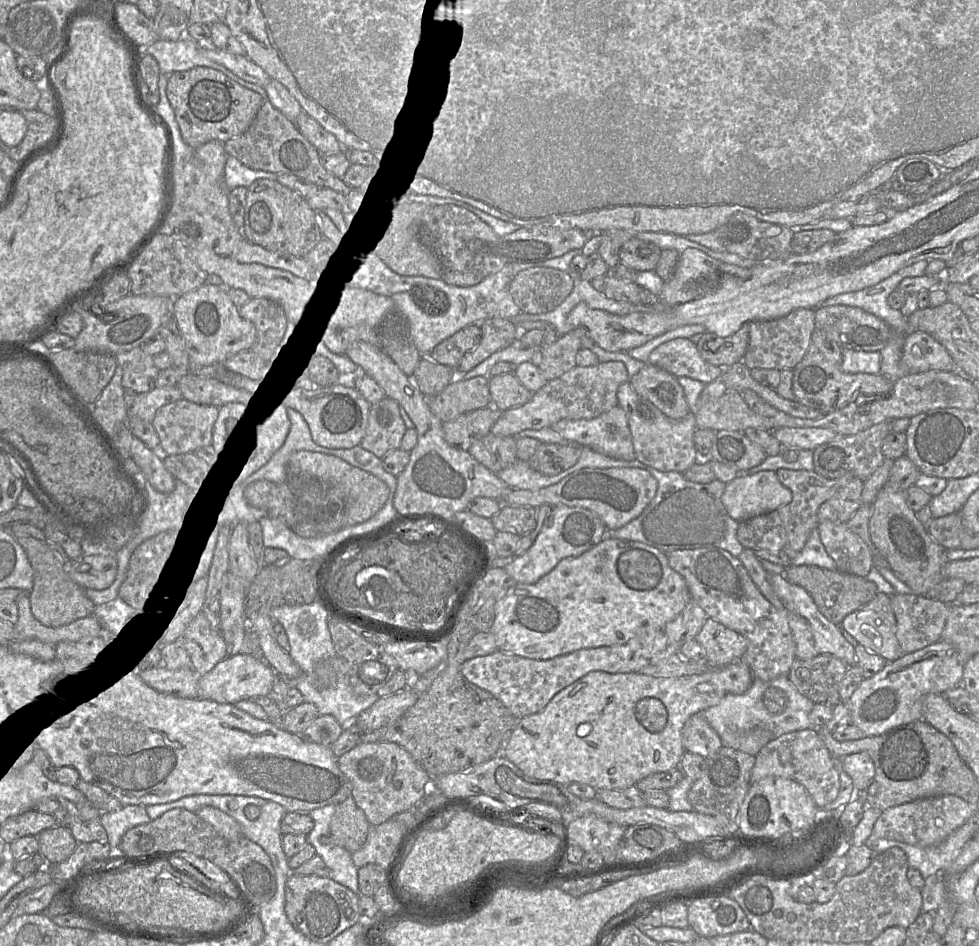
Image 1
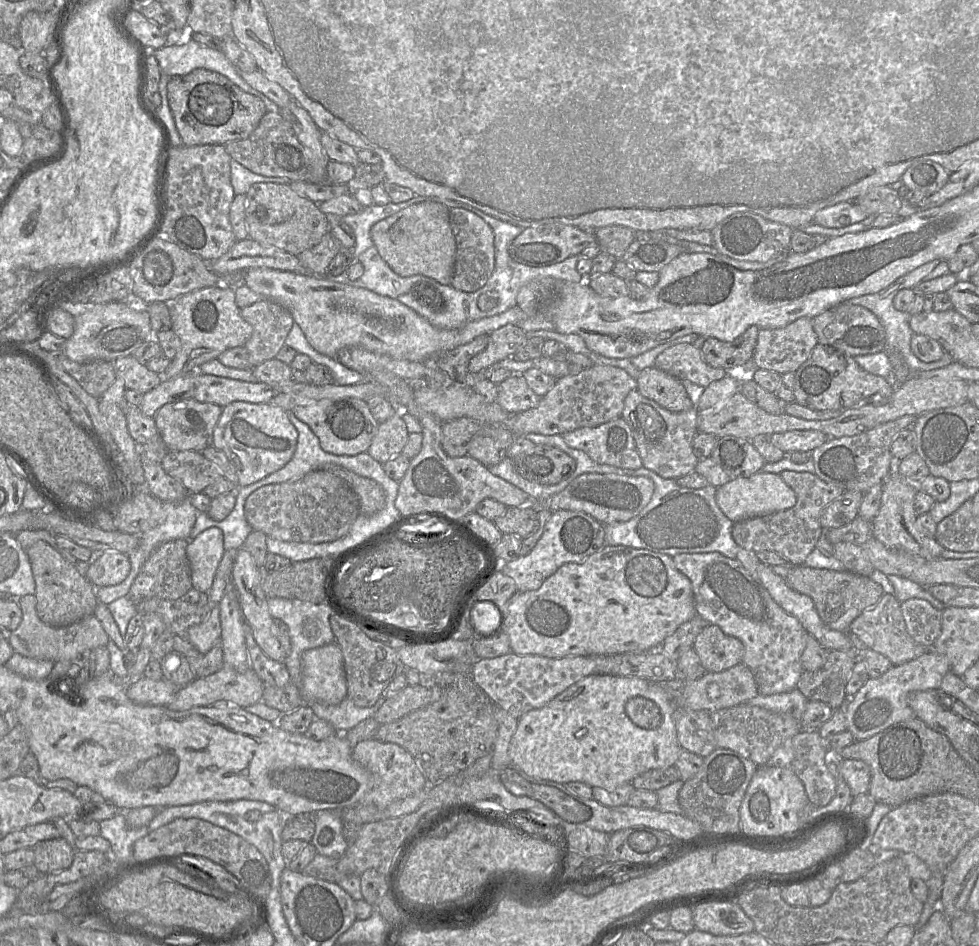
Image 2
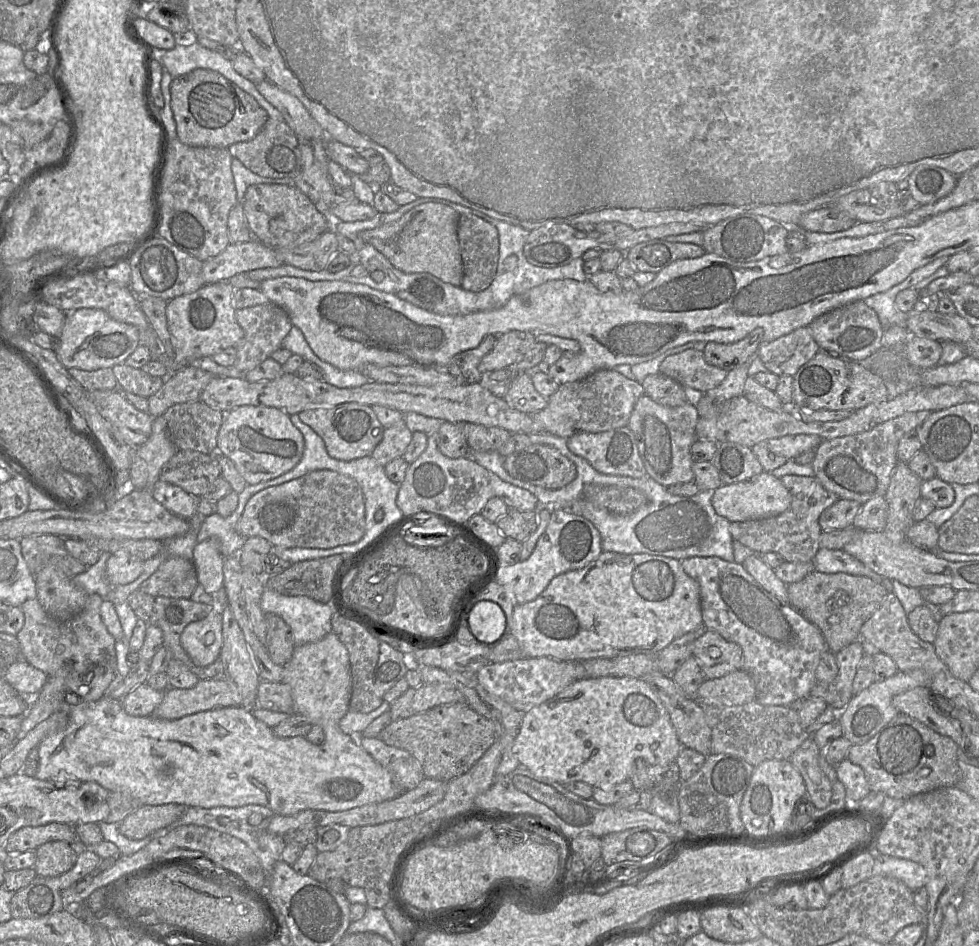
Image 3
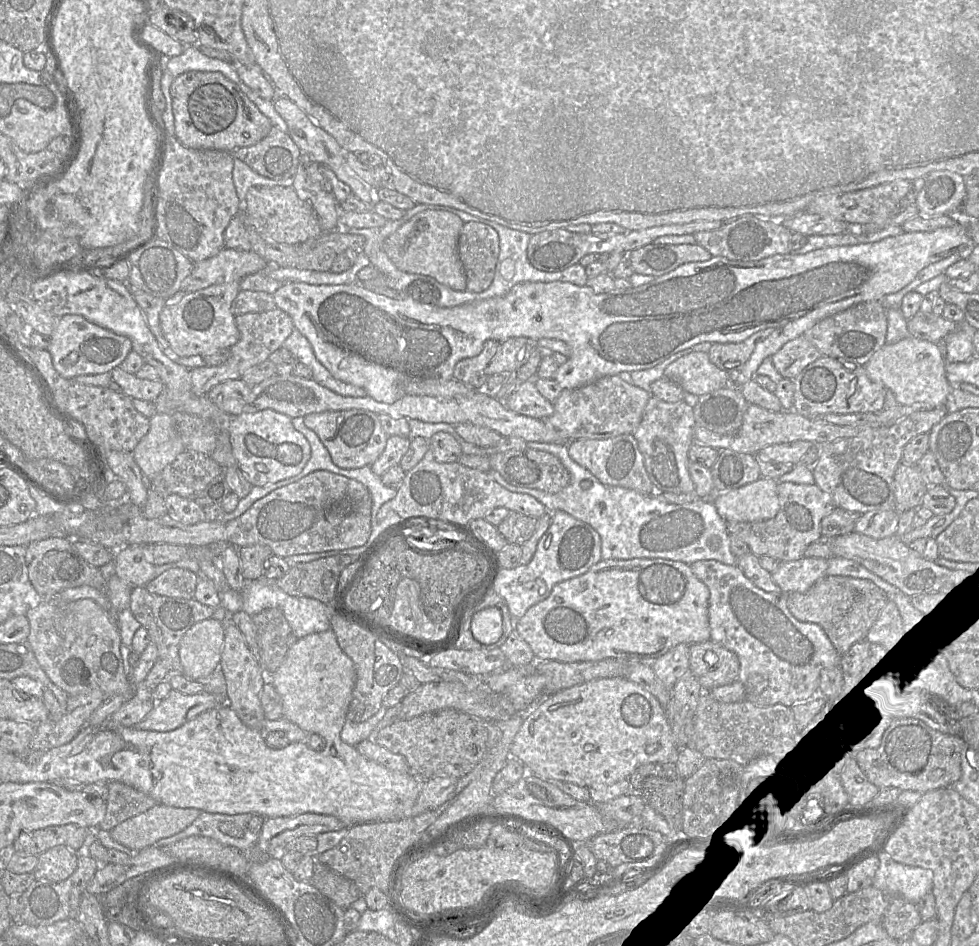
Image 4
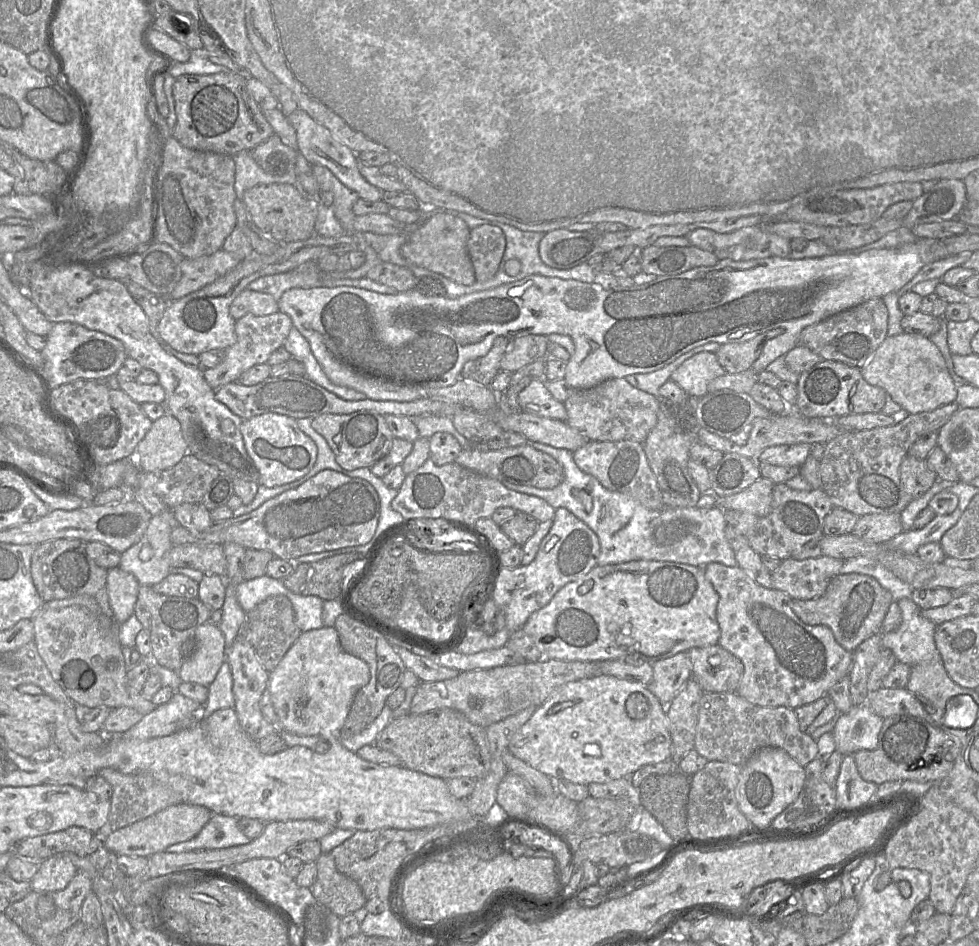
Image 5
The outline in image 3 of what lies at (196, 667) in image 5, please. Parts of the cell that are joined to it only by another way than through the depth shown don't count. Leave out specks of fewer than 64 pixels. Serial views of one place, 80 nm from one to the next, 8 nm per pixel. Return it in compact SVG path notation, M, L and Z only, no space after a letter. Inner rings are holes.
M214 605L206 618L186 626L180 637L180 643L198 666L208 666L220 657L223 643L222 615Z

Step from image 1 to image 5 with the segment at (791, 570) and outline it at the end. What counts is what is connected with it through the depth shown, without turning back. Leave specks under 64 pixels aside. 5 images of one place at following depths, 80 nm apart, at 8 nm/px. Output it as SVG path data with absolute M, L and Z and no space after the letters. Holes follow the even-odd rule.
M849 573L834 576L825 593L812 600L792 600L794 614L807 625L828 627L836 642L853 652L865 639L880 634L881 626L893 597L879 582L868 575Z

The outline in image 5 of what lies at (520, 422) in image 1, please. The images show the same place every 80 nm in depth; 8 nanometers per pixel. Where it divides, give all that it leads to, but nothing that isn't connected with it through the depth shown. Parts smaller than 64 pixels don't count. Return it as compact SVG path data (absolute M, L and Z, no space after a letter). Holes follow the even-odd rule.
M624 377L611 378L596 386L576 389L564 402L566 423L589 441L629 440L643 443L657 424L660 399L632 386Z

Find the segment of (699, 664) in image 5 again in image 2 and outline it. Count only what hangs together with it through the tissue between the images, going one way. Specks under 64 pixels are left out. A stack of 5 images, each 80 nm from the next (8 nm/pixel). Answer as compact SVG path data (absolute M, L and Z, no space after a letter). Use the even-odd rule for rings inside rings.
M706 624L697 635L693 648L706 672L718 673L743 660L744 645L712 624Z

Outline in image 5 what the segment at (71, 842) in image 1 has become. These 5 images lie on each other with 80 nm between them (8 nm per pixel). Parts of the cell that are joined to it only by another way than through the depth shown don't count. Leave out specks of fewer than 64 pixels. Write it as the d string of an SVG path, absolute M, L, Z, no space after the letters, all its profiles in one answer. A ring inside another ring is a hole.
M56 854L40 862L37 873L31 879L32 890L35 892L63 890L76 873L76 867L66 855Z

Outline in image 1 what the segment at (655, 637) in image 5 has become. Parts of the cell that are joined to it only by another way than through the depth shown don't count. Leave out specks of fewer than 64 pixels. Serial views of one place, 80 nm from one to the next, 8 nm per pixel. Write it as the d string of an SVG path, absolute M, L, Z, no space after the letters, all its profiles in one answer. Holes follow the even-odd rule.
M606 536L600 543L578 557L562 559L557 566L534 584L516 583L495 604L495 617L490 632L494 635L498 650L534 660L549 660L557 656L569 654L580 649L590 649L622 645L629 640L646 633L647 630L663 629L667 623L674 620L691 600L685 579L673 570L667 559L667 554L647 544L626 541Z

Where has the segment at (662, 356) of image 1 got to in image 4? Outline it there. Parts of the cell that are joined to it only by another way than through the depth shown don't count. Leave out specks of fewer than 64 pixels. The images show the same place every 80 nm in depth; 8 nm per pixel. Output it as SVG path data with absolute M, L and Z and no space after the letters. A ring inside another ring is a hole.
M693 351L676 359L665 368L664 376L696 396L730 385L727 372L714 365L706 352Z

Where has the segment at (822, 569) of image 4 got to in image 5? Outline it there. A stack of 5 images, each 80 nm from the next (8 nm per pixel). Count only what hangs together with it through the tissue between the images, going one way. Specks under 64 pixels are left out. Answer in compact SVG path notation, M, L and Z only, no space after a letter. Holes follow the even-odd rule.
M829 556L796 560L788 558L782 560L779 568L771 573L771 580L774 589L787 594L792 600L812 600L821 597L831 579L840 574L844 560Z

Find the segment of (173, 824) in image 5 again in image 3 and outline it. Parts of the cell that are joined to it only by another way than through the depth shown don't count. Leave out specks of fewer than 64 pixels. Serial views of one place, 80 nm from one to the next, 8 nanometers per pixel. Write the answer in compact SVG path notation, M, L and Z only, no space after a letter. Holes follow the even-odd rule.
M180 804L143 805L119 823L119 831L129 839L143 839L174 823L187 808Z

